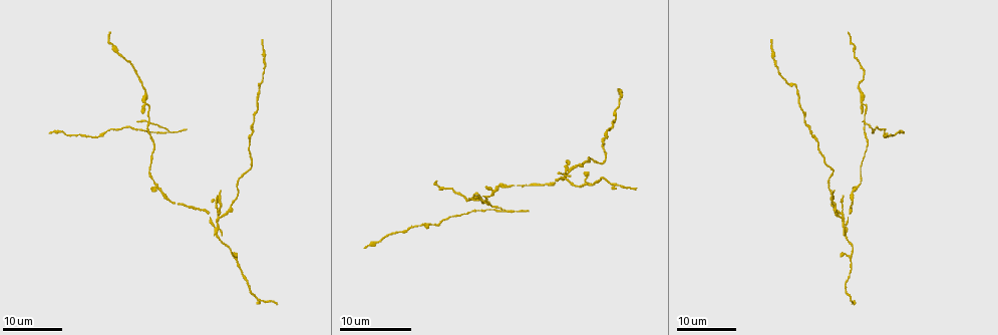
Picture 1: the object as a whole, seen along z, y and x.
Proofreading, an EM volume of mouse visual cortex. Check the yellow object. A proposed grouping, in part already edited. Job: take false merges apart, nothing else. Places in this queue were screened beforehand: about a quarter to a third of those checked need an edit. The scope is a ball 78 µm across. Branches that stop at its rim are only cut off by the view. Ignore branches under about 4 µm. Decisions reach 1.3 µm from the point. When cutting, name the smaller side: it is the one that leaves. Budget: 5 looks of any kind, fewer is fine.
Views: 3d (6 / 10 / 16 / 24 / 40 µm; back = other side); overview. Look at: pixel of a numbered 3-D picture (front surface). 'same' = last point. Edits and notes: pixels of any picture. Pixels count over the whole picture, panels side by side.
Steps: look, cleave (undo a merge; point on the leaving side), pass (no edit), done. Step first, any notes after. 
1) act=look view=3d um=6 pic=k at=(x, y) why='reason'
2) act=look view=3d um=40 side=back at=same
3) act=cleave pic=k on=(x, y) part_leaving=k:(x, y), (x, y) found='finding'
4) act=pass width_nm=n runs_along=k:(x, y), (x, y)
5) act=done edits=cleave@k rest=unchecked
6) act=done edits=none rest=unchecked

act=look view=3d um=24 pic=1 at=(842, 226)

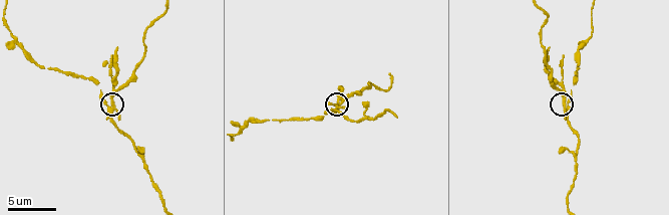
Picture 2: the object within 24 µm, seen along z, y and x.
act=look view=3d um=6 pic=2 at=(562, 103) why='zoom in'

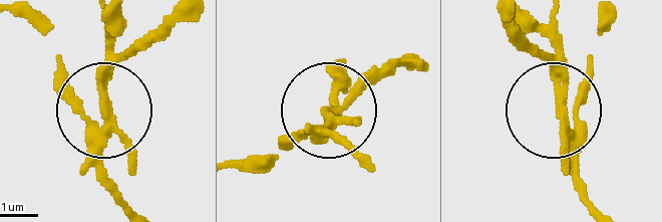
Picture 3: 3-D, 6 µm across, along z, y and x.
act=cleave pic=3 on=(106, 83) arms=4 part_leaving=3:(89, 136), (102, 80), (167, 14) found='two cells meet here'

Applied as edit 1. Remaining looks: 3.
act=look view=3d um=10 pic=2 at=(17, 40) why='thick turns thin'

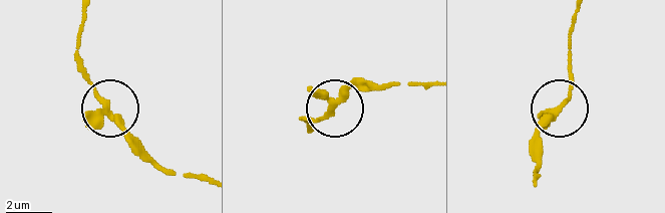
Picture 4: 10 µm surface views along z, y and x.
act=look view=3d um=10 side=back pic=4 at=(329, 110) why='from behind'

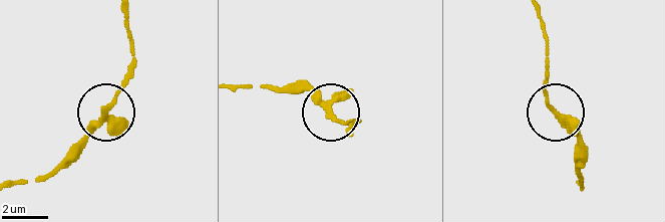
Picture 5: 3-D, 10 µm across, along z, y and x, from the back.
act=pass width_nm=190 found='continuous, no second cell'

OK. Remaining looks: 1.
act=done edits=cleave@3 rest=unchecked

